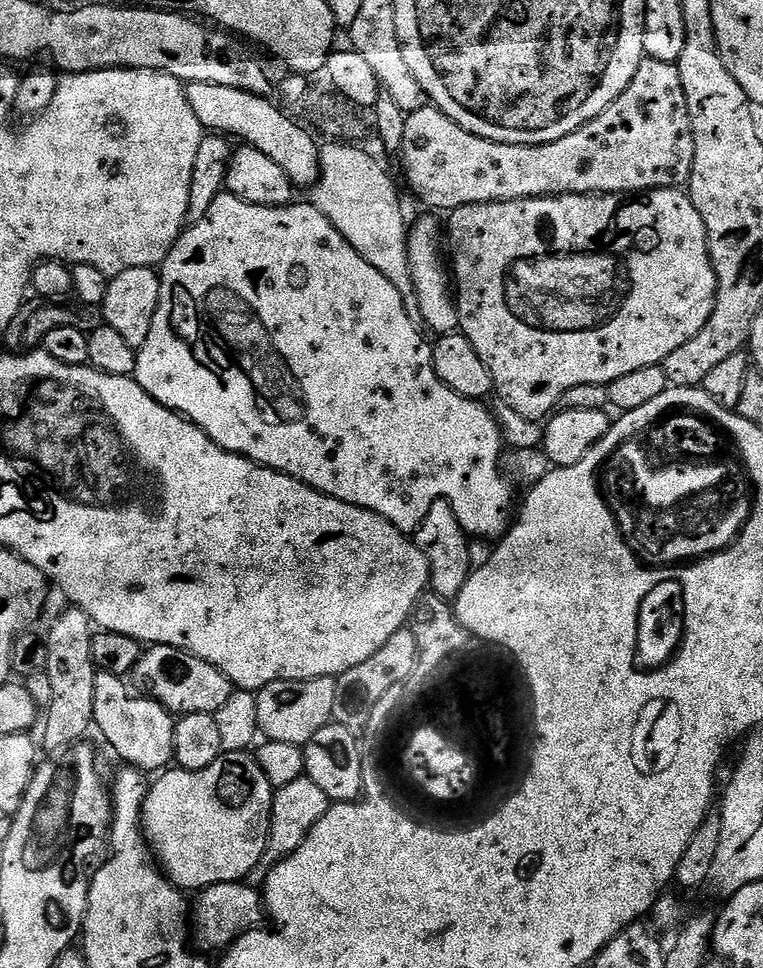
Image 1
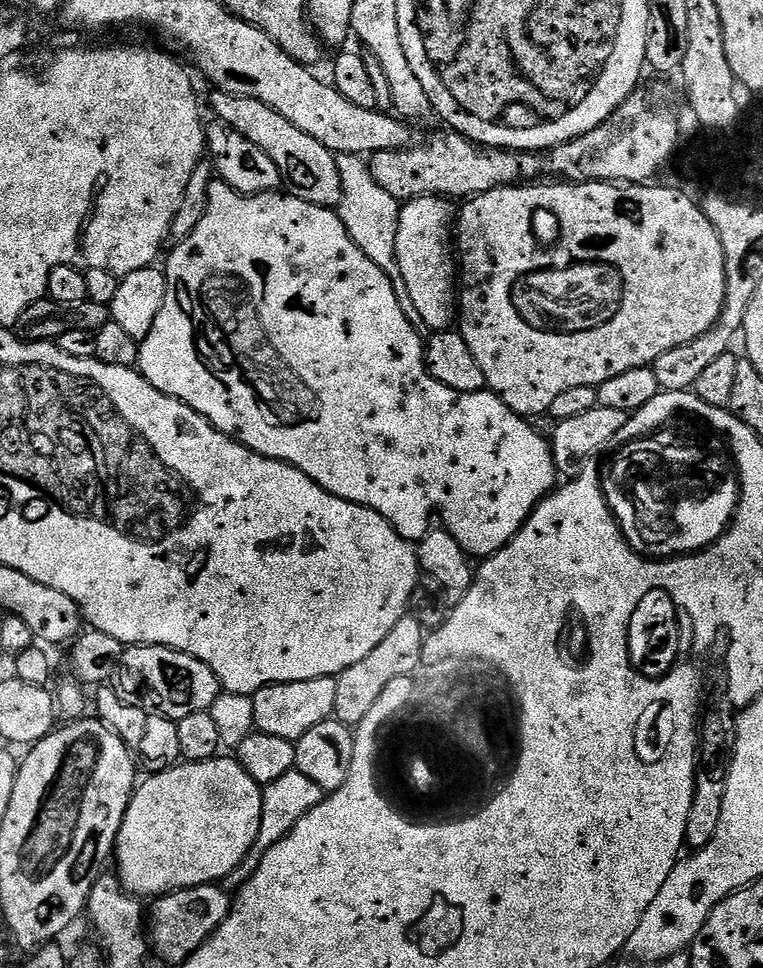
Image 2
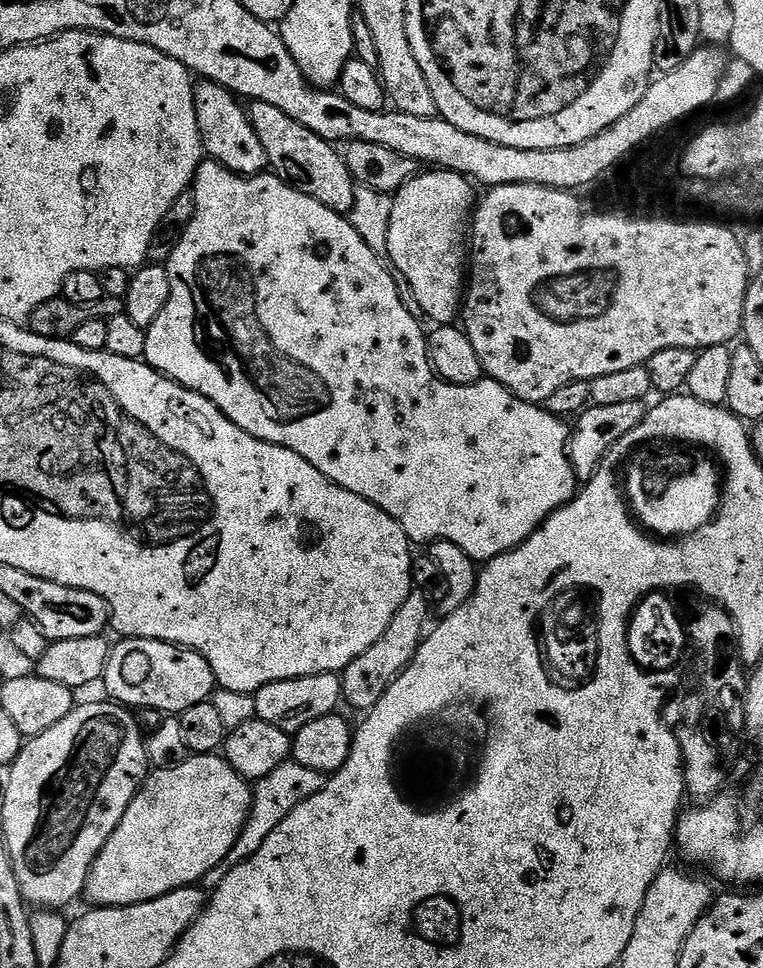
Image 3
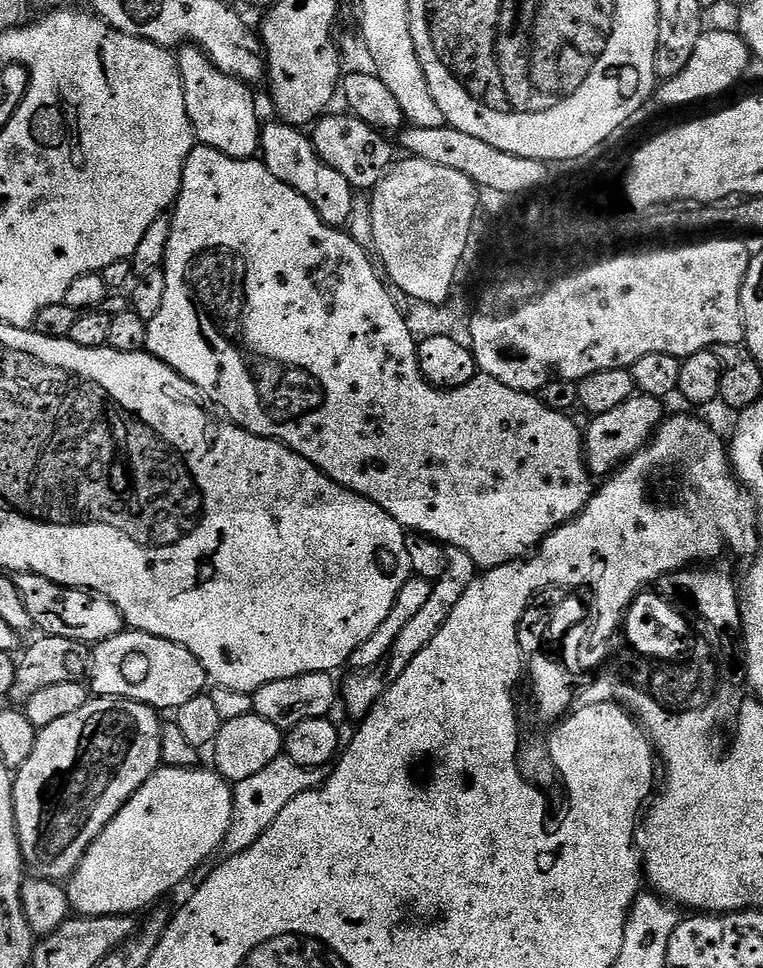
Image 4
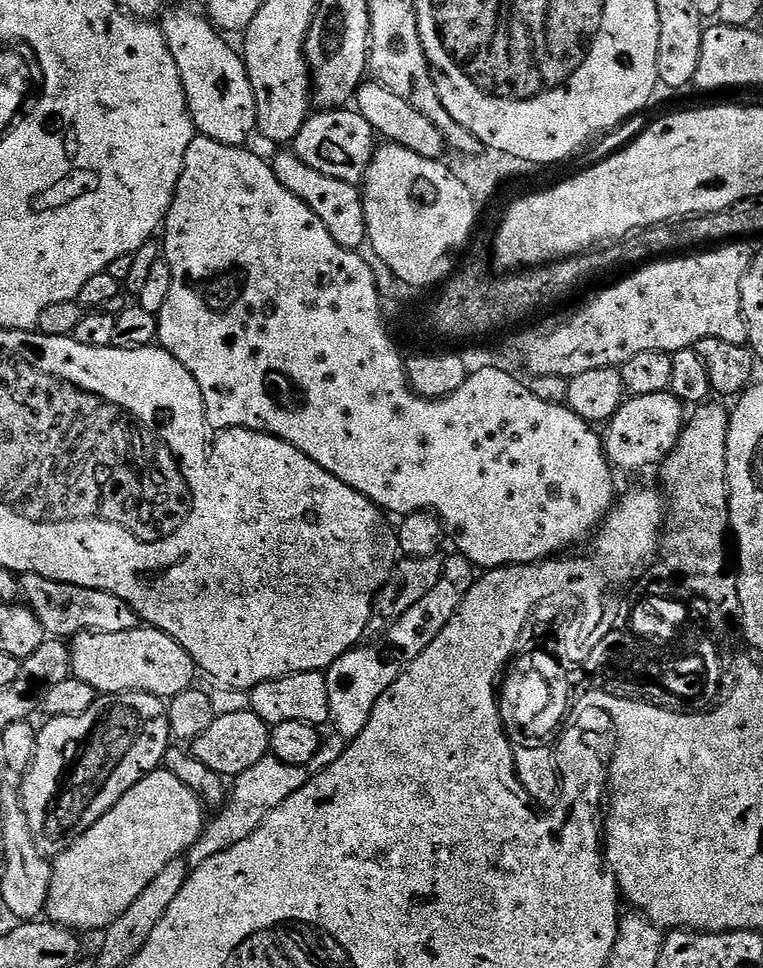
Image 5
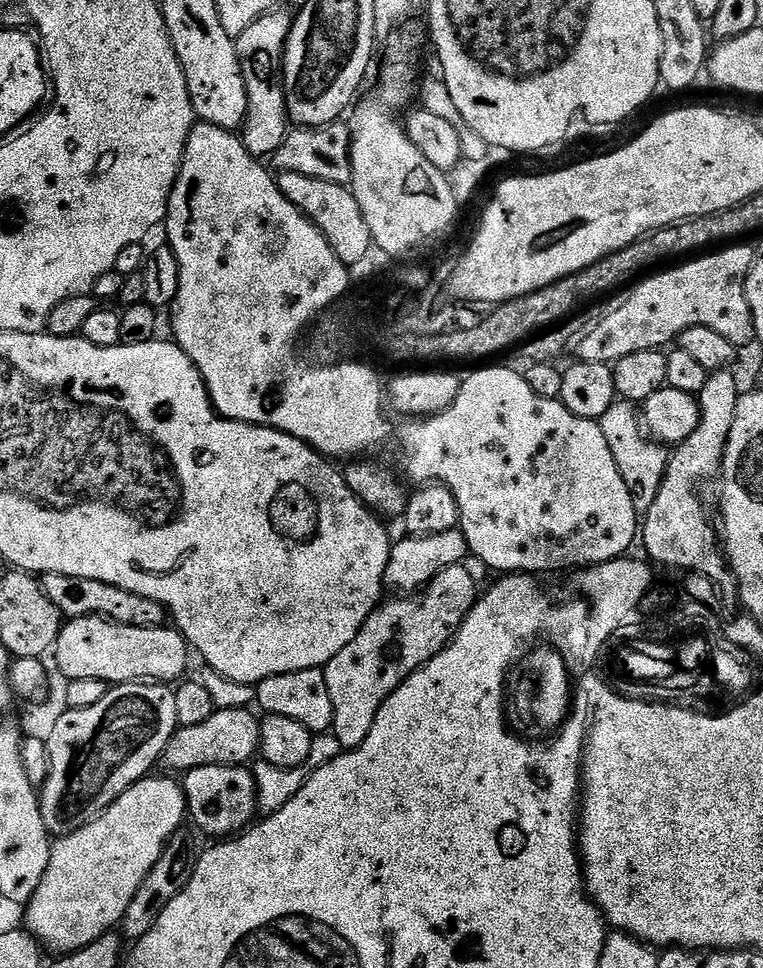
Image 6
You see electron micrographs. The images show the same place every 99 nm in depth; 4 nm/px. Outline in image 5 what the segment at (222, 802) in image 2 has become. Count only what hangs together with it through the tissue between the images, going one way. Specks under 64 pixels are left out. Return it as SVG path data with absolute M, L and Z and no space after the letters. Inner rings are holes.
M166 770L151 772L142 782L138 782L105 816L98 818L82 838L78 838L60 856L55 857L52 865L52 881L46 916L53 924L60 924L63 928L70 928L77 934L96 932L109 928L130 906L134 906L134 898L150 886L170 862L181 859L192 849L204 833L206 825L206 809L202 801L174 774Z

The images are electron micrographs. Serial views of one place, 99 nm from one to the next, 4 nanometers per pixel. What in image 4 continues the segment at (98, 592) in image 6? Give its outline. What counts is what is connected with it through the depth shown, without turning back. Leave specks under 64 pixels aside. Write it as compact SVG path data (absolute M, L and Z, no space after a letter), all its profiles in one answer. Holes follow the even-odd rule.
M18 572L14 576L18 586L18 594L22 594L22 603L30 614L33 625L45 636L58 638L74 638L78 642L95 646L106 638L114 638L125 631L124 616L106 598L97 592L87 592L84 588L71 588L50 582L50 578L39 576L33 572Z

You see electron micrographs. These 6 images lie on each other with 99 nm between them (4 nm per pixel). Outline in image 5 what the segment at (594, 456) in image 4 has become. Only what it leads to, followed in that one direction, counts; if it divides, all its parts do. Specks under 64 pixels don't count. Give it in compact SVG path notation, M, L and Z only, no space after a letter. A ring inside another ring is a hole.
M671 391L625 399L623 406L607 421L608 433L605 431L602 436L609 464L617 469L625 468L628 472L648 468L651 464L663 464L683 434L685 423L686 405L677 396L673 396Z

